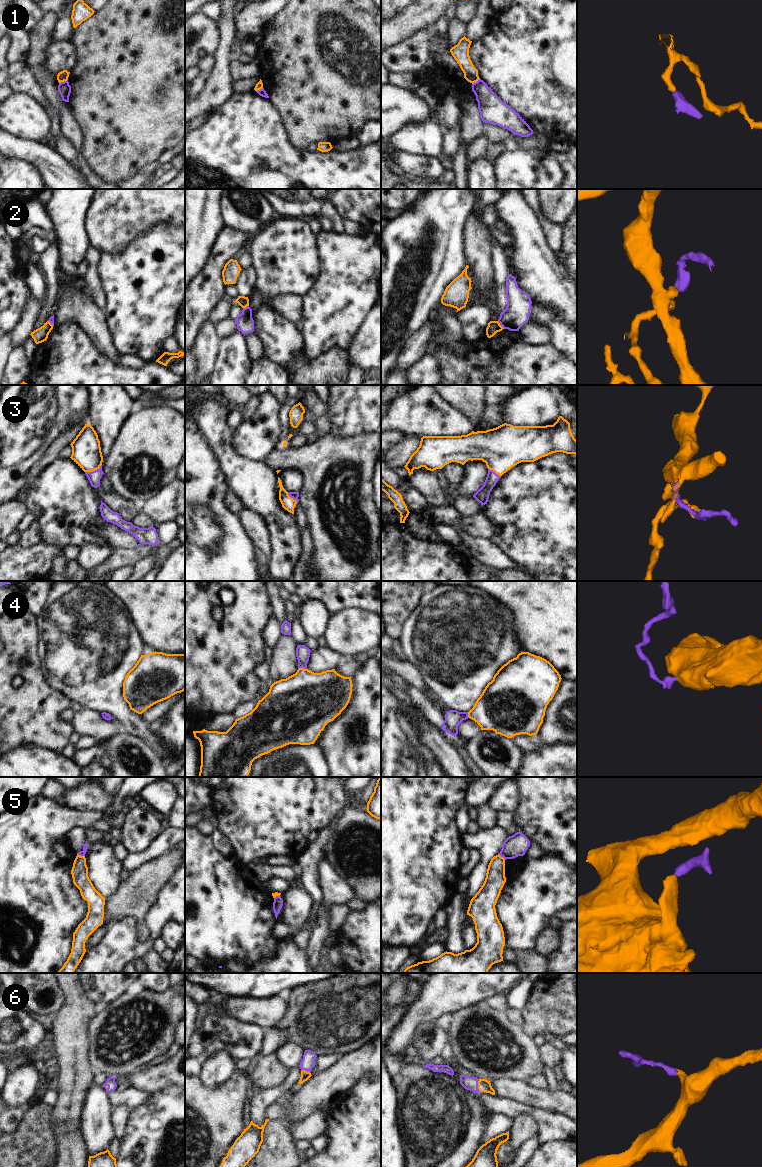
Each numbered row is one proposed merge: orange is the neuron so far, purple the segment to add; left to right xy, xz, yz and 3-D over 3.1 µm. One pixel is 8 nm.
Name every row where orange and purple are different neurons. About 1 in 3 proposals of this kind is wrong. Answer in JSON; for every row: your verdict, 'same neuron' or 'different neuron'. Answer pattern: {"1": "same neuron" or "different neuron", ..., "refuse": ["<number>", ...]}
{"1": "different neuron", "2": "different neuron", "3": "same neuron", "4": "same neuron", "5": "different neuron", "6": "same neuron", "refuse": ["1", "2", "5"]}

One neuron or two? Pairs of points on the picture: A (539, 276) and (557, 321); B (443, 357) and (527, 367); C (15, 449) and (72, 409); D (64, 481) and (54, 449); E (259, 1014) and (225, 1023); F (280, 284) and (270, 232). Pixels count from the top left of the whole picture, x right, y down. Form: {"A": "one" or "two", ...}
{"A": "two", "B": "one", "C": "one", "D": "two", "E": "two", "F": "one"}

